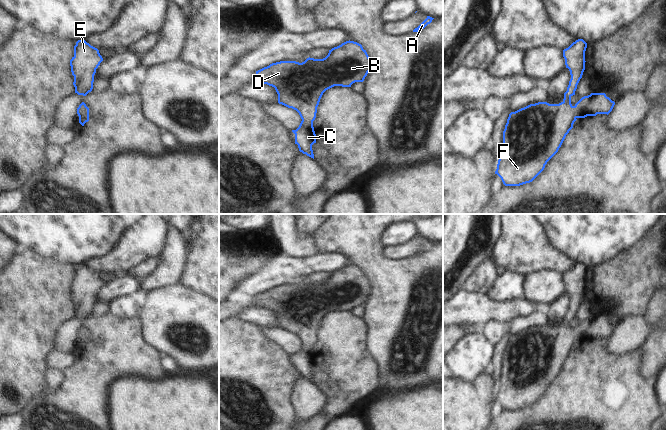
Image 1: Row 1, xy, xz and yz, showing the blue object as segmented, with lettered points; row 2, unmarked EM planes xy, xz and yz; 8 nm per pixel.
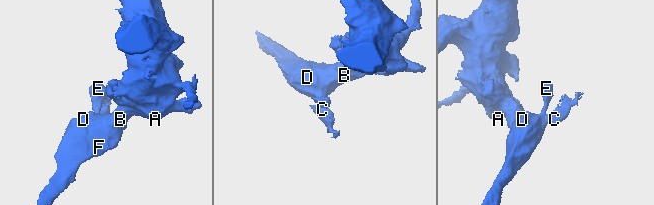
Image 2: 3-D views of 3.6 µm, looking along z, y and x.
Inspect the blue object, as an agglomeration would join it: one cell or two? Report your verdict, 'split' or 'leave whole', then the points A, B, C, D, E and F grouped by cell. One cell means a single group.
leave whole; groups A B C D E F

